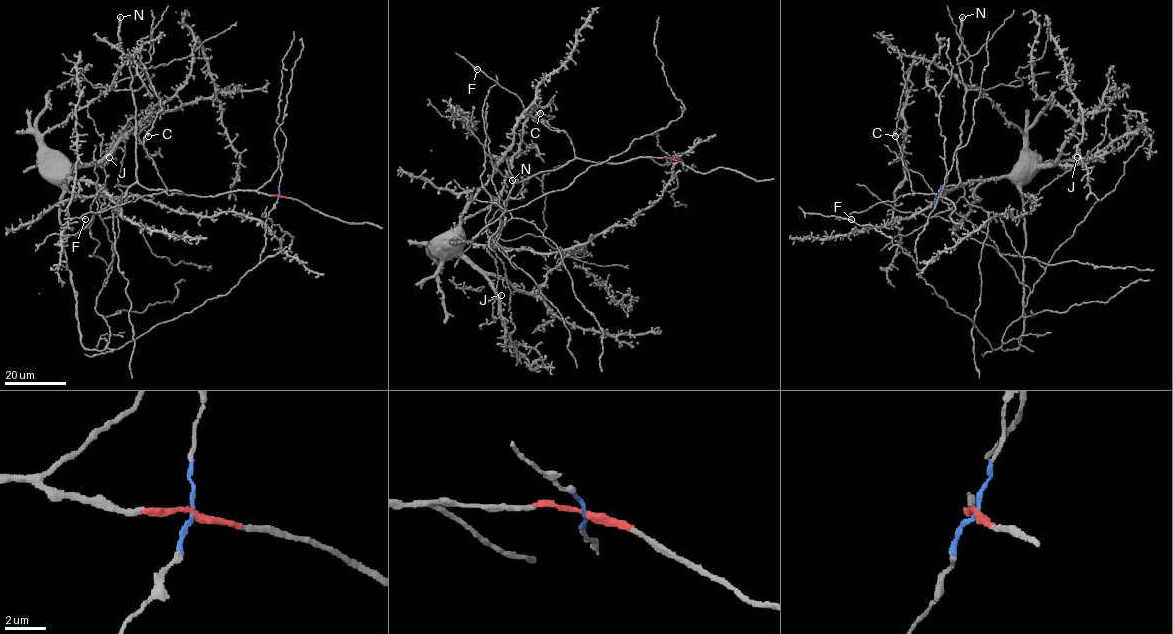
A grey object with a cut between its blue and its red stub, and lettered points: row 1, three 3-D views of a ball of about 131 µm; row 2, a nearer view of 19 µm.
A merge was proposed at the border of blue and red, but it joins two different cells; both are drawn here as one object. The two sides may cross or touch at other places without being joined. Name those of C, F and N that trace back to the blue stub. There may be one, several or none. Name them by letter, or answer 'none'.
none

